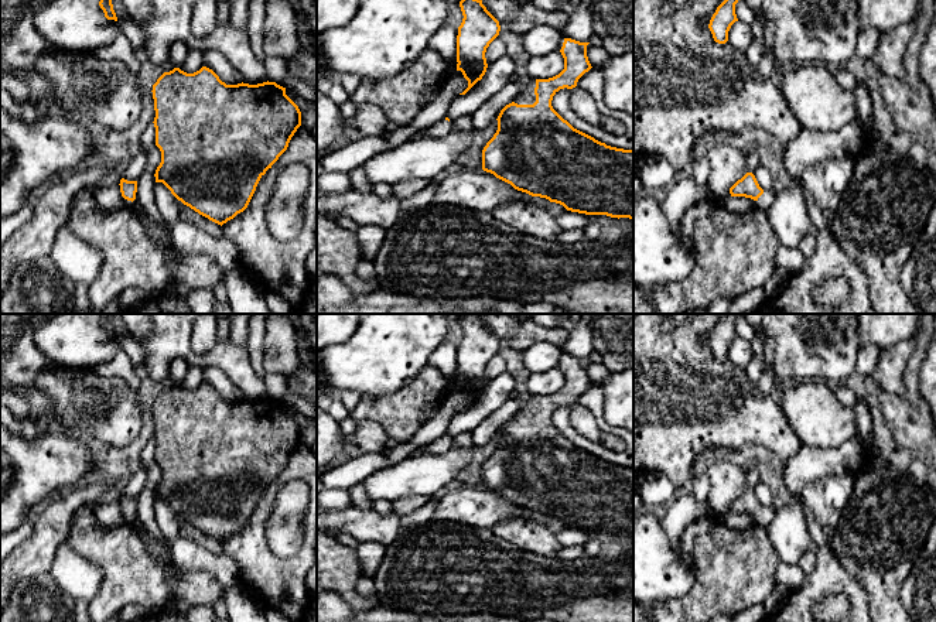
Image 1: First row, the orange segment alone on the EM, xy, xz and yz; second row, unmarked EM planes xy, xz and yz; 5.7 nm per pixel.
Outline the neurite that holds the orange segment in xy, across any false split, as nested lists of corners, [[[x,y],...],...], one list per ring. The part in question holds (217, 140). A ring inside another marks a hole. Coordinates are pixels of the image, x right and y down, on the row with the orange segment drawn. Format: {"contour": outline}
{"contour": [[[206,66],[194,74],[174,68],[157,79],[151,92],[156,146],[161,151],[156,182],[163,182],[178,201],[221,226],[247,208],[260,178],[287,150],[301,126],[298,106],[286,95],[286,88],[276,82],[226,85]]]}

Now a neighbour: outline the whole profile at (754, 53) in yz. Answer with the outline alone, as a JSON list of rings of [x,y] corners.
[[[764,38],[751,40],[751,42],[749,42],[749,45],[748,45],[747,51],[745,51],[748,62],[755,69],[758,68],[758,64],[761,62],[761,58],[764,55],[762,44],[764,44]]]

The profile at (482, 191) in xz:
[[[484,170],[460,171],[435,184],[434,204],[452,204],[478,212],[493,212],[499,205],[523,201],[539,205],[557,216],[567,209],[546,198],[532,196]]]

